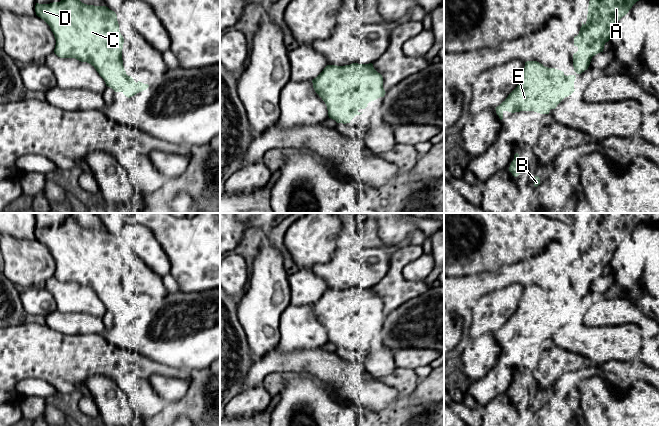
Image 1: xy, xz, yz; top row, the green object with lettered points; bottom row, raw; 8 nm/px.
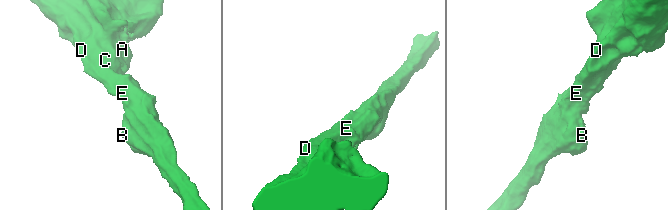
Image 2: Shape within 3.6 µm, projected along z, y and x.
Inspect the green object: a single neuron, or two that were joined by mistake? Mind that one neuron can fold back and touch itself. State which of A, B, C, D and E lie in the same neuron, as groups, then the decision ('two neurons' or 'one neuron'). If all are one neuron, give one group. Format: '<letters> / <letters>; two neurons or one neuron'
A B C D E; one neuron

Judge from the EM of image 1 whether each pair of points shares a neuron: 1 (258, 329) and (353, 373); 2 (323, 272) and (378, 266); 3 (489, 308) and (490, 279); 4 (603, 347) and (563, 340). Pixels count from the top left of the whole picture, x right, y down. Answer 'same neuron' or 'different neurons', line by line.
1: different neurons
2: same neuron
3: different neurons
4: same neuron

